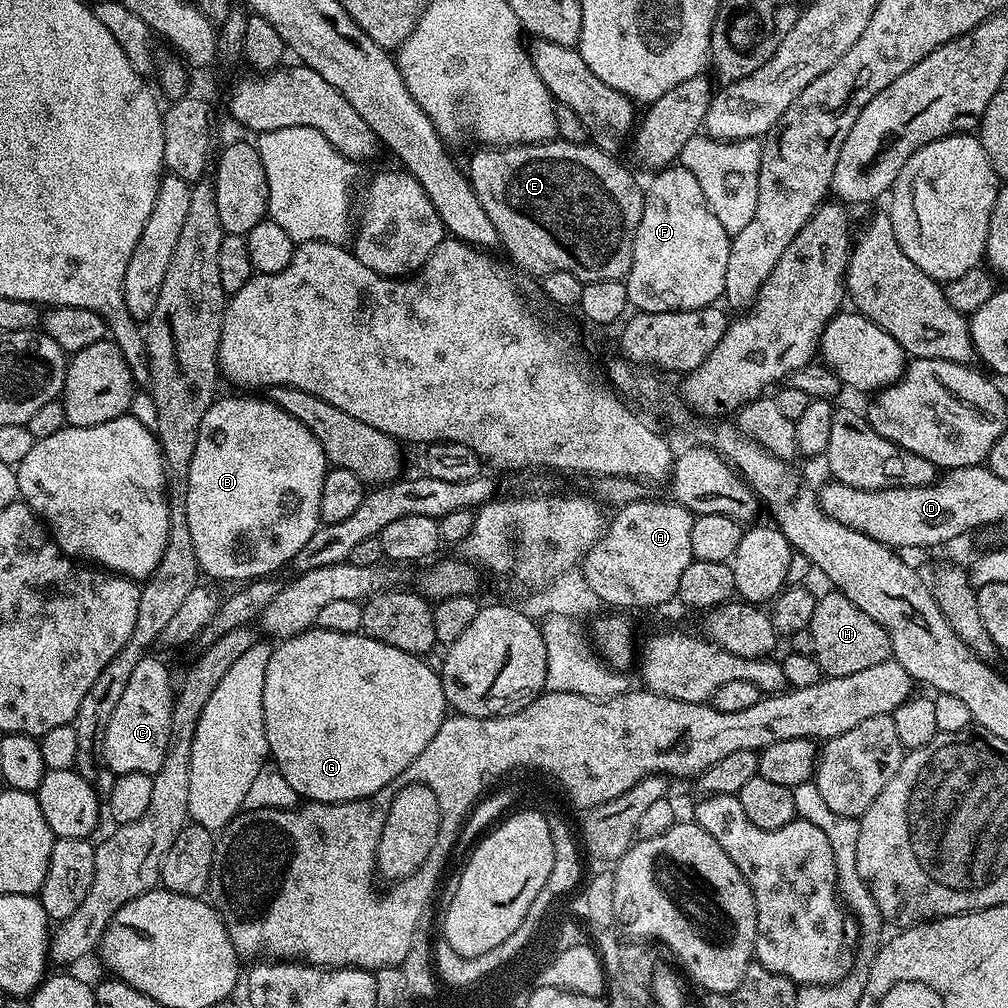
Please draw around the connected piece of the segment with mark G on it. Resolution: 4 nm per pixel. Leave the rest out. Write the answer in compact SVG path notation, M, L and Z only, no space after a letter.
M315 626L308 631L292 636L288 640L279 641L272 648L270 662L266 666L266 682L262 686L262 714L266 726L266 738L270 760L276 764L284 778L296 791L297 797L317 804L337 804L338 802L350 802L351 800L365 800L374 795L382 786L394 782L426 746L430 746L430 738L438 734L438 726L446 718L449 711L448 703L442 690L440 673L435 667L428 665L427 659L406 654L406 650L398 650L394 646L386 646L386 642L378 642L374 638L351 632L350 634L334 634L330 630L322 630Z

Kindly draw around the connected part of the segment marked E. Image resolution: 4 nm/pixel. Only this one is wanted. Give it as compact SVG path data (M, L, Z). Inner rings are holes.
M562 139L549 140L543 144L513 144L511 146L484 146L472 156L472 161L466 164L466 175L472 184L474 194L478 202L482 202L482 210L490 217L490 222L494 222L494 230L498 230L500 239L499 247L508 251L508 256L520 268L525 268L528 272L533 272L536 278L542 278L548 272L554 270L566 270L574 274L585 284L590 282L602 282L603 280L624 280L627 277L632 265L632 251L634 250L634 238L638 230L638 222L642 218L644 209L644 188L642 184L632 177L632 172L628 168L623 168L616 161L617 157L611 152L604 152L591 142L583 144L572 144L570 141Z

